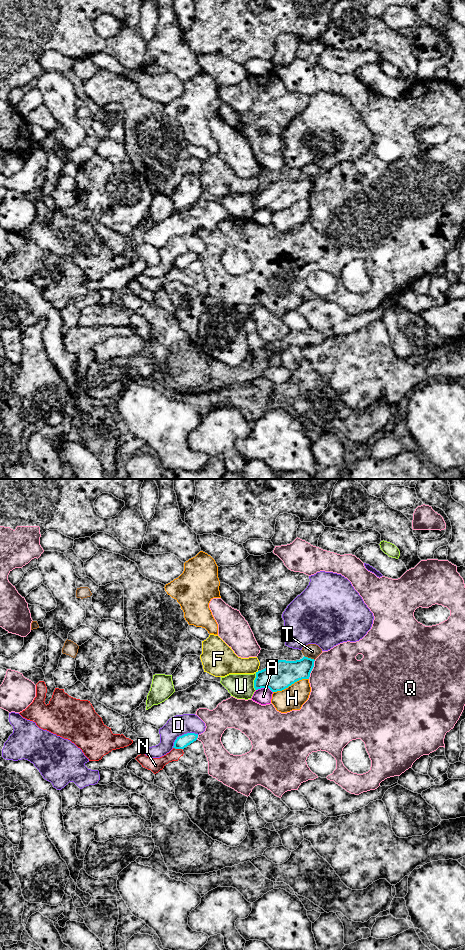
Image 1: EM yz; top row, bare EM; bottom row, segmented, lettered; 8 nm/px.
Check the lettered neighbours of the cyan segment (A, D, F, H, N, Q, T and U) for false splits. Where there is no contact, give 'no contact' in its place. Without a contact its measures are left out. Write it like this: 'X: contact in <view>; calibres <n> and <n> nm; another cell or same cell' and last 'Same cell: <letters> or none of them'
A: contact in yz; calibres 240 and 140 nm; another cell
D: contact in yz; calibres 100 and 160 nm; another cell
F: contact in yz; calibres 240 and 190 nm; another cell
H: contact in yz; calibres 240 and 190 nm; another cell
N: contact in yz; calibres 100 and 110 nm; another cell
Q: contact in yz; calibres 220 and 460 nm; another cell
T: contact in yz; calibres 220 and 120 nm; another cell
U: contact in yz; calibres 240 and 200 nm; another cell
Same cell: none of them

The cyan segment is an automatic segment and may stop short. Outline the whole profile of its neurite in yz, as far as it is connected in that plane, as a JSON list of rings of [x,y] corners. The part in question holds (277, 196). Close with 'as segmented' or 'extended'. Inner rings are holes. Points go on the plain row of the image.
[[[303,177],[296,181],[278,180],[256,192],[255,210],[269,208],[272,212],[282,211],[295,202],[309,199],[314,179]]] | as segmented

